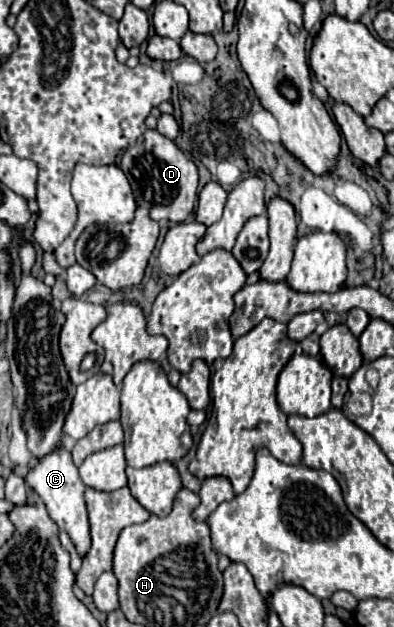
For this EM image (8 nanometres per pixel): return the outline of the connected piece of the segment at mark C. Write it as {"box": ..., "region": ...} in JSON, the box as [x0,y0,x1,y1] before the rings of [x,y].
{"box":[25,446,91,558],"region":[[[63,446],[57,448],[55,452],[45,456],[43,460],[39,460],[35,468],[31,468],[25,482],[39,494],[39,498],[47,506],[49,518],[59,526],[59,530],[65,530],[69,534],[69,538],[73,540],[73,544],[77,548],[77,554],[83,558],[91,548],[89,520],[87,520],[87,508],[85,508],[85,498],[83,498],[83,492],[87,486],[79,478],[77,466],[71,460],[71,452]]]}

